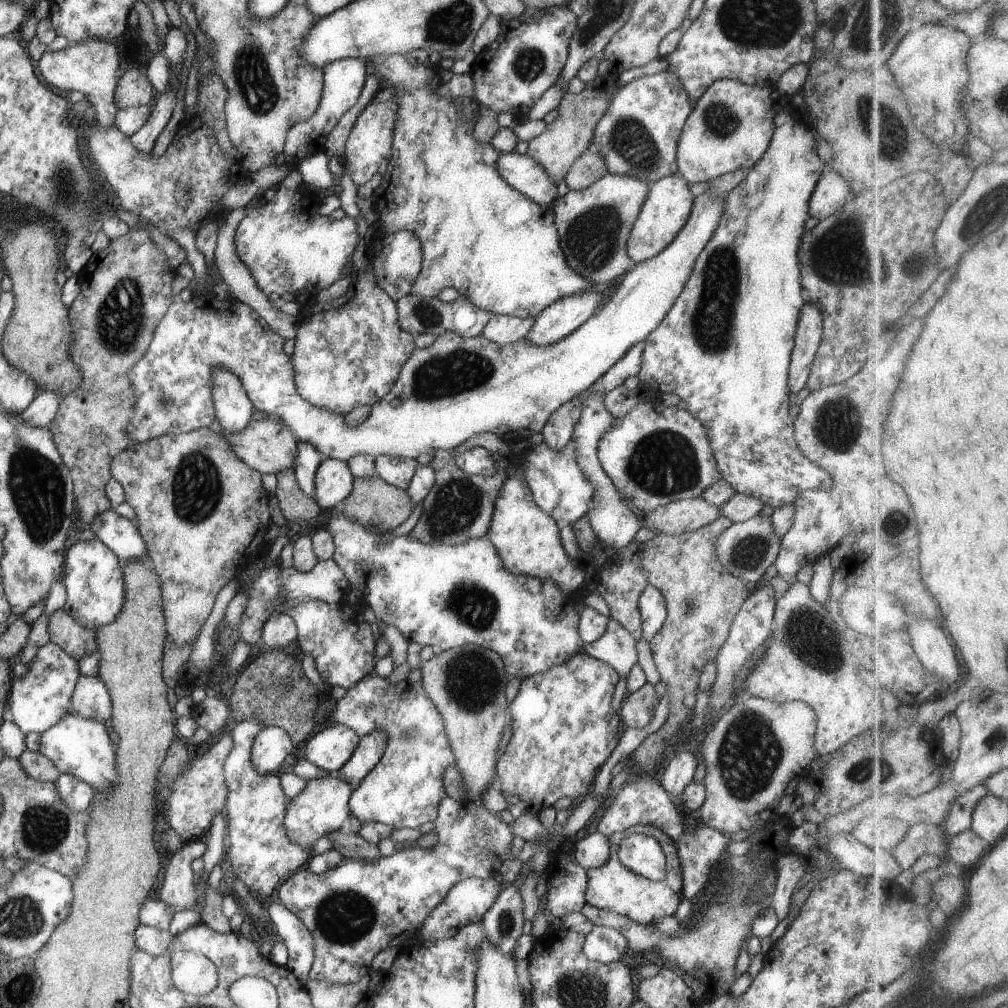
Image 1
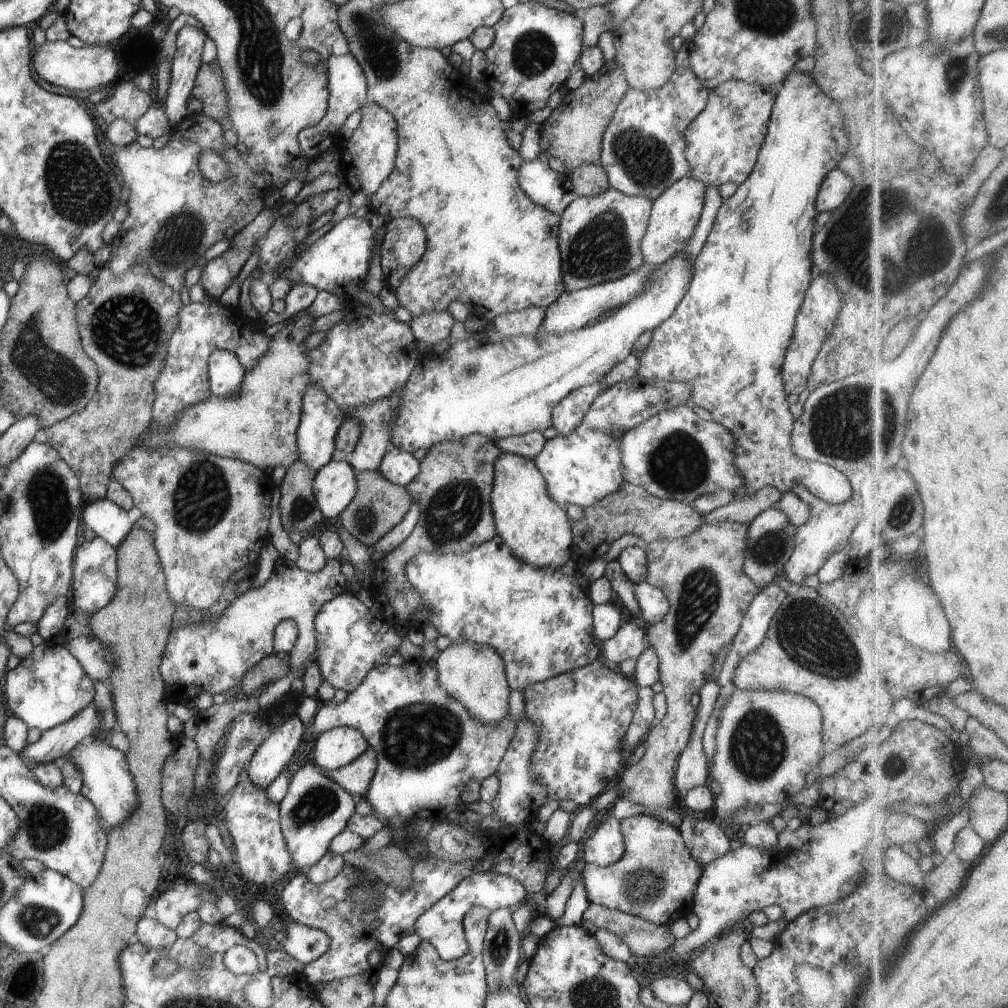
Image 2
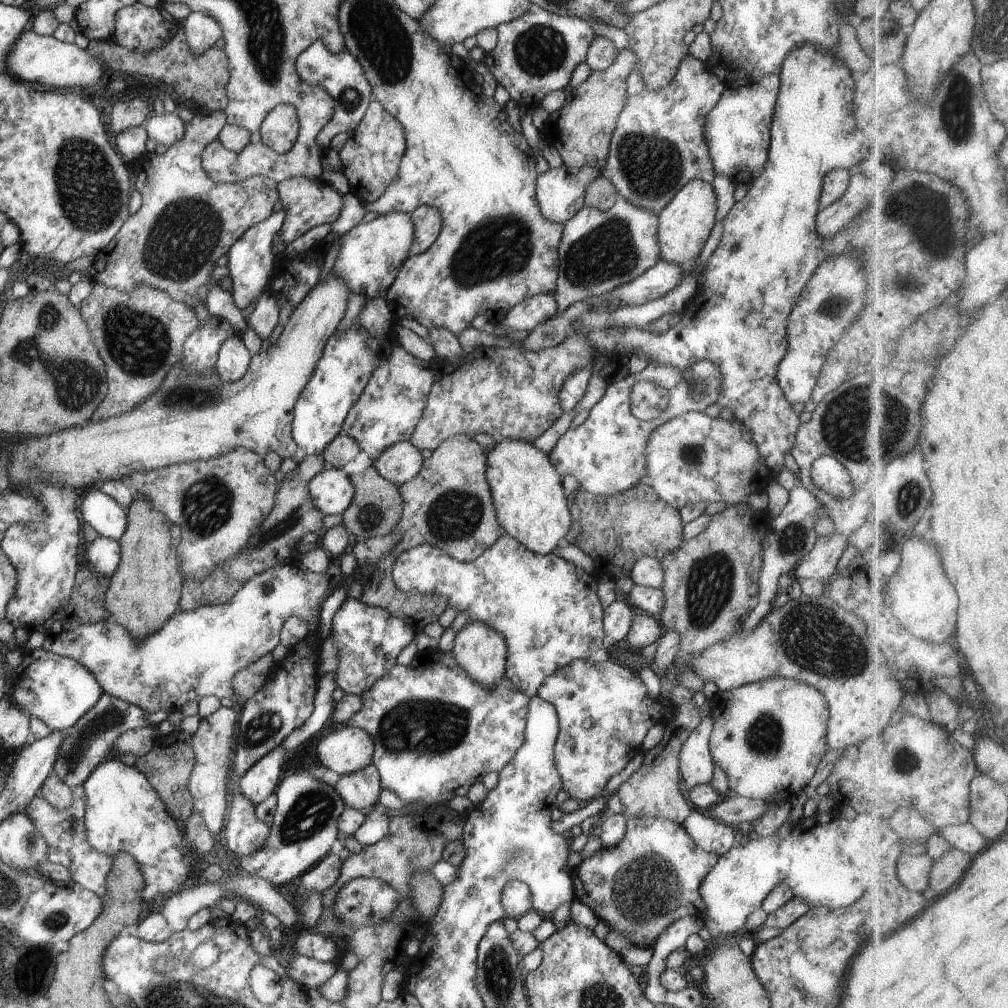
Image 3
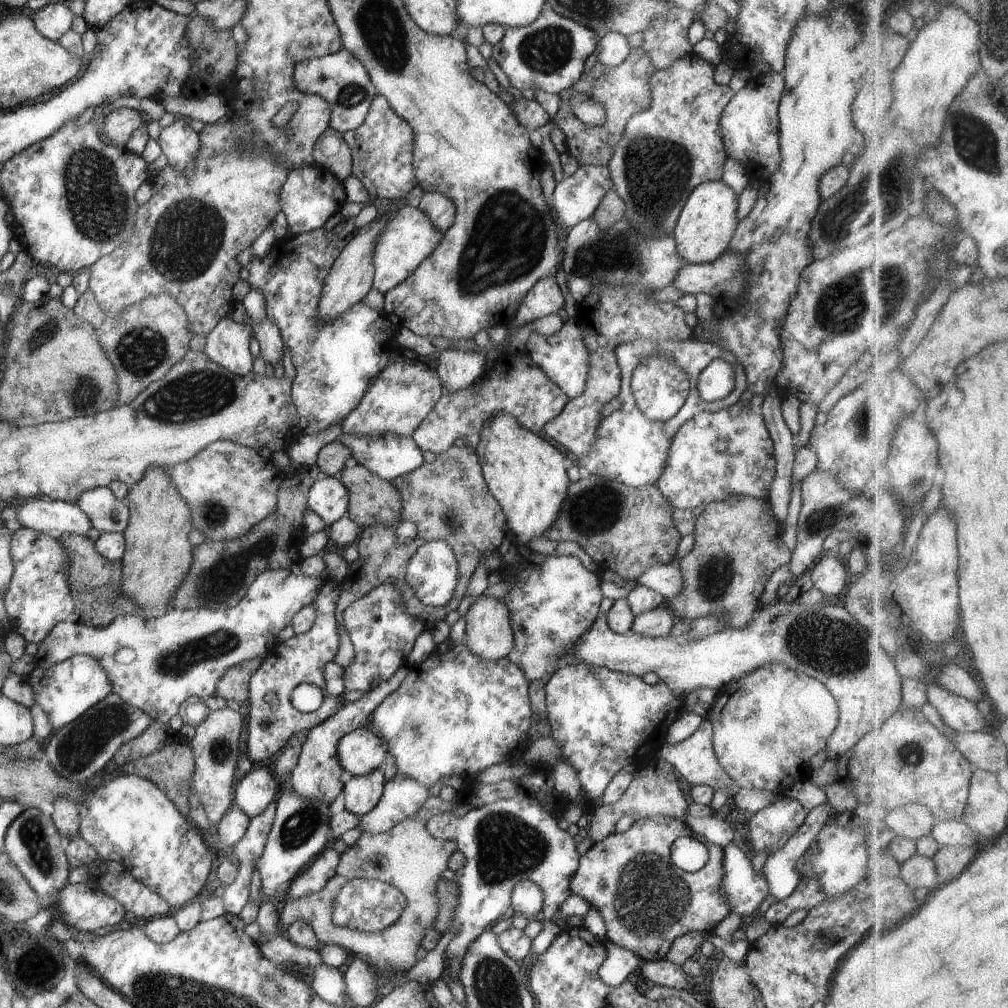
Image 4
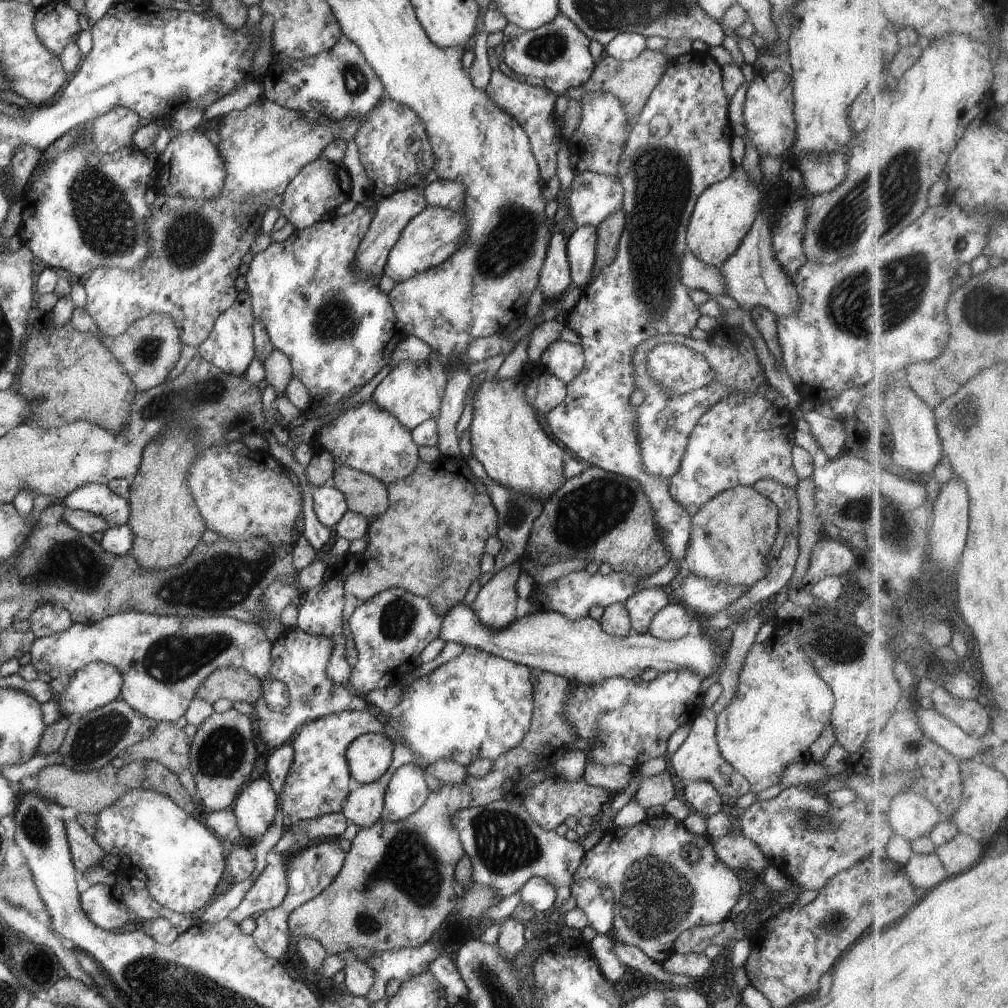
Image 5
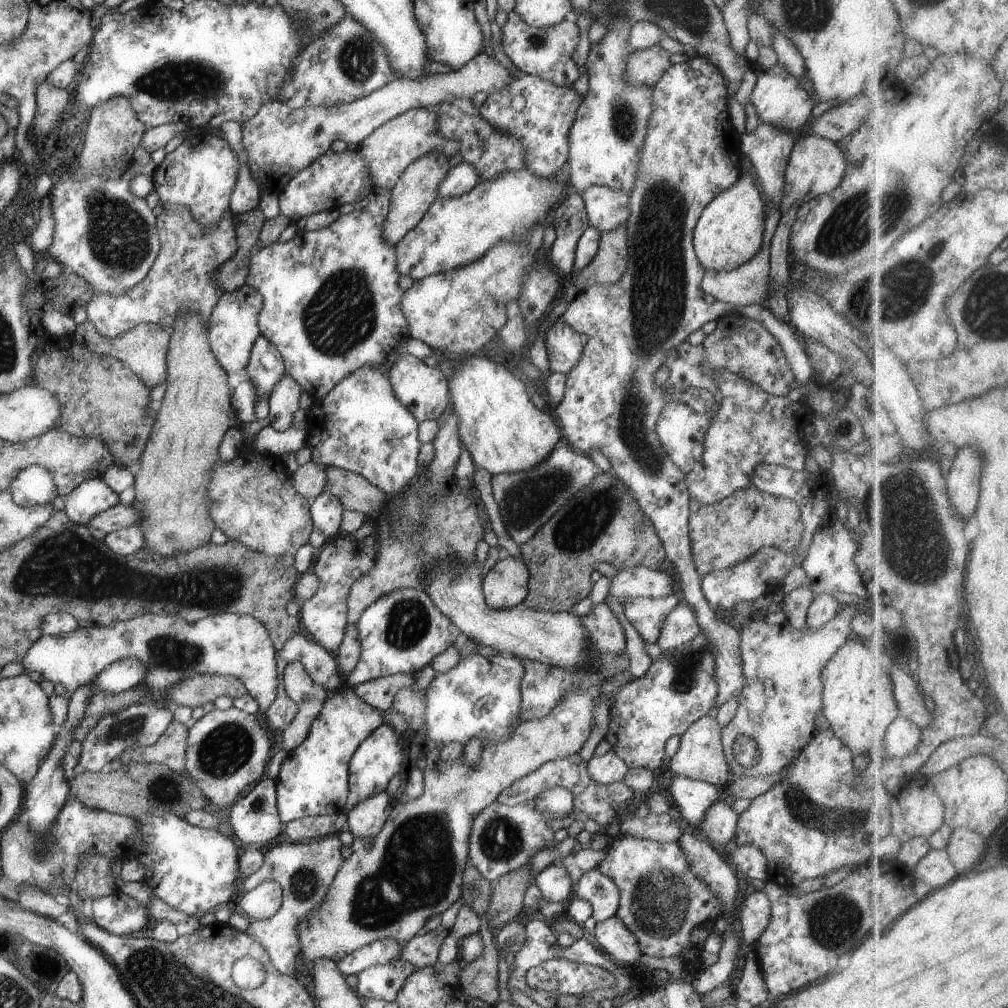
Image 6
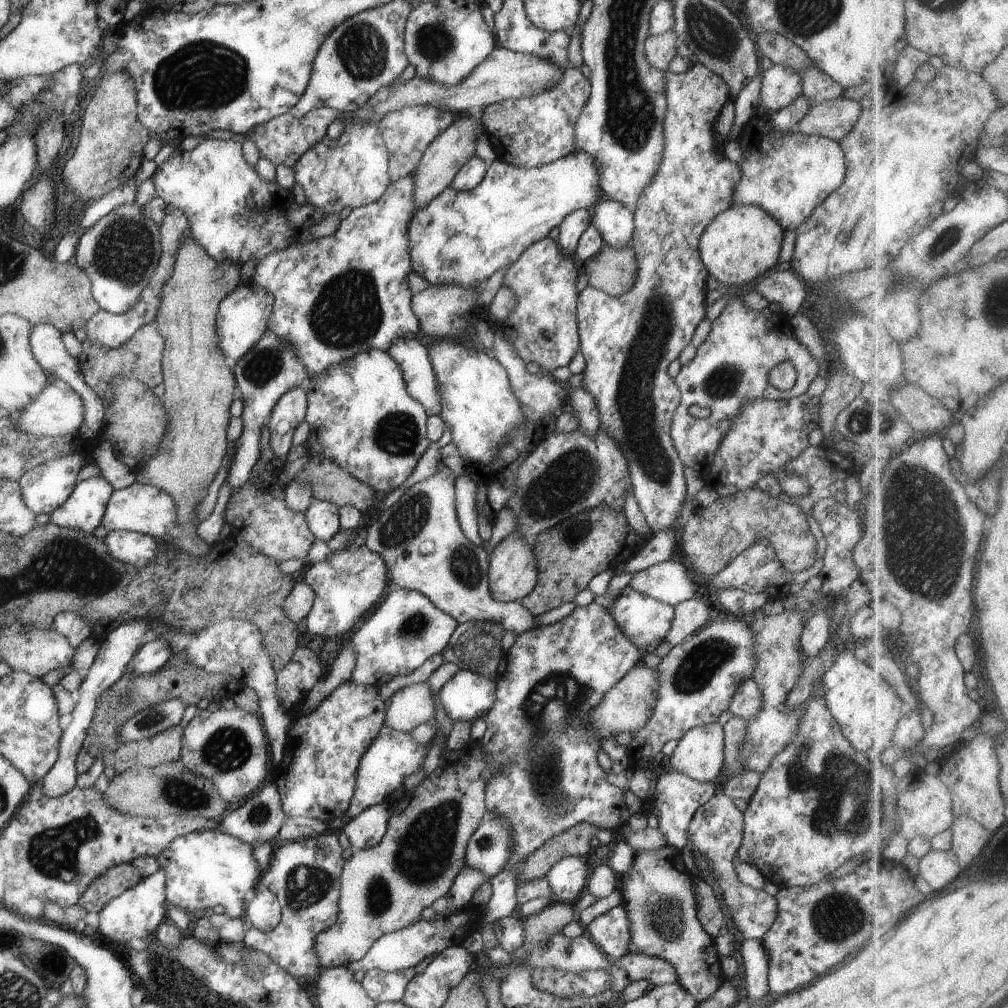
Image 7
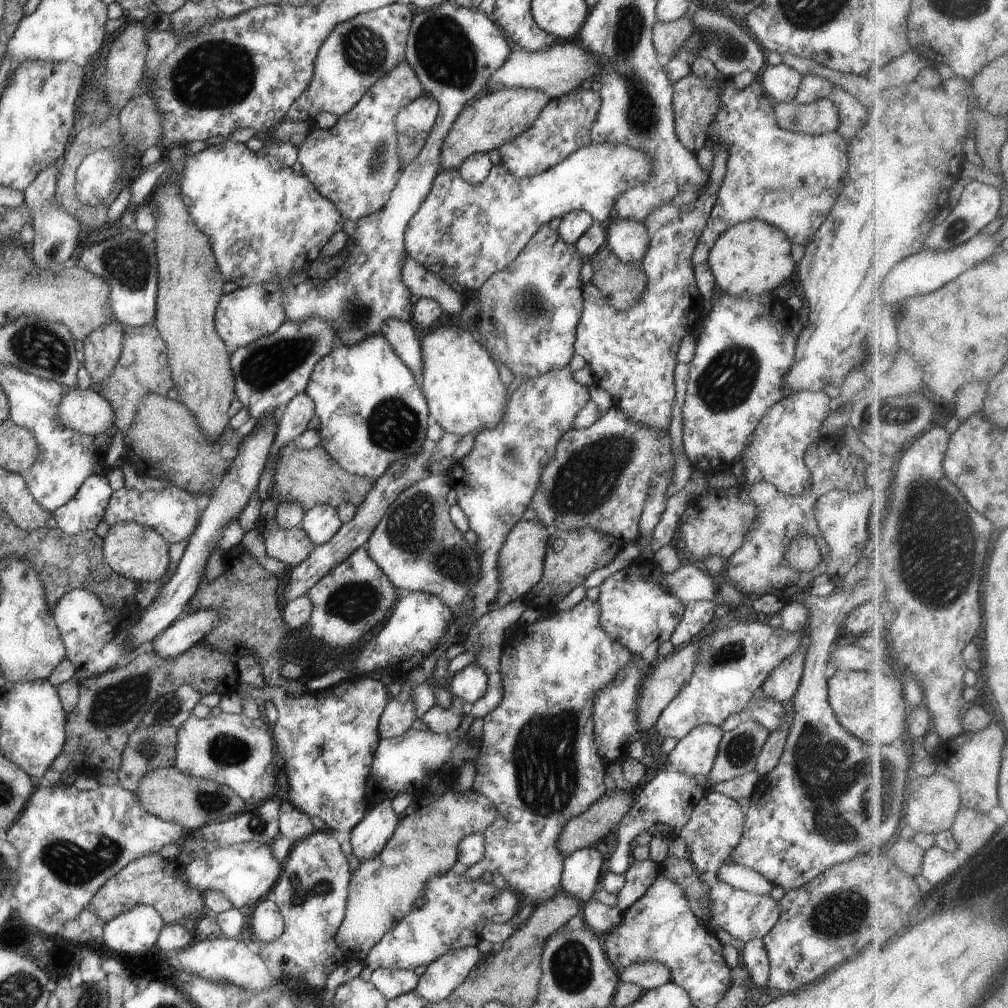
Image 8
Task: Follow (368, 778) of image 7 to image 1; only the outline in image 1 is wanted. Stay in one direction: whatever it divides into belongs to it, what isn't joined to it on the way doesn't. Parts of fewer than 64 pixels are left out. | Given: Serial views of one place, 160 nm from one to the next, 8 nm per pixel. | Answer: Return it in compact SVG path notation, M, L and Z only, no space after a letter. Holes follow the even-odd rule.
M328 725L316 730L316 735L312 736L306 744L306 758L318 768L328 774L334 774L340 770L350 760L350 756L361 739L361 731L352 725Z

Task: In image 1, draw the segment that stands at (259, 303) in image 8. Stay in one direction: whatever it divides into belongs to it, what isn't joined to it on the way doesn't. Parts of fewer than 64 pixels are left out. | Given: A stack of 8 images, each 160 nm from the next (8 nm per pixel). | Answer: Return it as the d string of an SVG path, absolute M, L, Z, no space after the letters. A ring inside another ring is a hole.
M214 367L212 398L215 422L222 432L235 433L248 426L255 411L244 385L231 370Z

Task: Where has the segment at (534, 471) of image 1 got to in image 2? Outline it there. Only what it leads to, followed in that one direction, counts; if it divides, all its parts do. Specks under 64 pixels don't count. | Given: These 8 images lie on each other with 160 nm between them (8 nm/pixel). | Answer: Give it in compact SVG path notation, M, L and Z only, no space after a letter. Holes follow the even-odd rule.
M640 375L618 382L601 392L591 404L578 428L546 441L534 462L544 475L551 499L561 507L576 504L583 509L616 492L625 482L621 469L621 438L613 437L617 429L624 434L655 414L685 405L693 388L680 381L646 381Z

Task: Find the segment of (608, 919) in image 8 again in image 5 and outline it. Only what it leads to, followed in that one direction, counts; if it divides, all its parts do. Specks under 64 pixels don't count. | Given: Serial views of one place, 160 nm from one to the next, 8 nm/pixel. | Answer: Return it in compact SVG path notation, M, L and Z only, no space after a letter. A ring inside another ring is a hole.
M614 940L613 949L627 968L638 970L646 976L653 976L657 982L670 984L674 987L686 987L686 984L692 980L692 977L688 975L675 975L666 972L660 963L654 962L637 946Z

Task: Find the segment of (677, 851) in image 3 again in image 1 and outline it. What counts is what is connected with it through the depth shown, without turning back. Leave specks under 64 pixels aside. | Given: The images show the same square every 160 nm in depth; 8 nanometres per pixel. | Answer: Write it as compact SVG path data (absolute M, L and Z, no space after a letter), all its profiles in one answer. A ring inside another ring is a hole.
M637 825L630 829L616 831L609 836L611 853L603 867L587 870L587 889L585 899L588 904L601 909L611 910L618 914L629 916L632 920L644 924L656 925L661 919L671 917L677 911L682 900L682 868L677 853L677 846L663 830L652 825ZM632 833L640 833L654 837L663 848L667 858L667 875L664 880L656 882L636 874L633 870L625 867L620 860L618 851L621 840Z

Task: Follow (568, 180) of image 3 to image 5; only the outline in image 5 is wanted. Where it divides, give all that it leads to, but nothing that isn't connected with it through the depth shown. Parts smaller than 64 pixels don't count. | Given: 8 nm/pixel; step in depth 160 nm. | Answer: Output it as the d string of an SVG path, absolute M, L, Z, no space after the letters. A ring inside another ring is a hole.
M590 171L576 174L569 191L569 212L577 227L604 222L607 216L623 208L624 187L616 177Z

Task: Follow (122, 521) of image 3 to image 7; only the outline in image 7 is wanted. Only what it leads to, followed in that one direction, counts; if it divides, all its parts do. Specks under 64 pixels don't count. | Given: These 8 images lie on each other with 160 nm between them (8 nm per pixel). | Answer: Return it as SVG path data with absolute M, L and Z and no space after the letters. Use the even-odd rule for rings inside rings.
M102 476L84 479L74 487L68 500L49 514L50 522L92 533L101 525L107 502L114 492L114 487Z

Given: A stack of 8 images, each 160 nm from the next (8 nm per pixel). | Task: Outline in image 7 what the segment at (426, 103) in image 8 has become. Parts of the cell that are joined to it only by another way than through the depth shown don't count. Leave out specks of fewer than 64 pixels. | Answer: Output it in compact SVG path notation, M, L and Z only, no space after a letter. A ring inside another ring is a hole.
M412 105L389 112L379 120L379 127L389 152L389 177L393 183L408 173L413 173L427 146L453 123L456 114L434 105Z

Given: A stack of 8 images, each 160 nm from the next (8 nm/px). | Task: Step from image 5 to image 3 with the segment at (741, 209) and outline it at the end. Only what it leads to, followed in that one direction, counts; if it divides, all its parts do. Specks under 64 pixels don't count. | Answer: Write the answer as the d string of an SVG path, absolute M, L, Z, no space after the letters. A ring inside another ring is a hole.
M694 179L688 181L658 215L658 240L661 258L683 267L700 256L706 239L716 224L716 193L711 183Z

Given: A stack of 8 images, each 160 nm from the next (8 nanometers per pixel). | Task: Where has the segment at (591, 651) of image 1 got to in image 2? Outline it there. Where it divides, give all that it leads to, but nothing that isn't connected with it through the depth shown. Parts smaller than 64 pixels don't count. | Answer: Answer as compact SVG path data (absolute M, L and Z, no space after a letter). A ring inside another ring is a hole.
M638 620L621 624L610 640L600 642L604 662L615 671L622 660L637 659L650 645L647 632Z

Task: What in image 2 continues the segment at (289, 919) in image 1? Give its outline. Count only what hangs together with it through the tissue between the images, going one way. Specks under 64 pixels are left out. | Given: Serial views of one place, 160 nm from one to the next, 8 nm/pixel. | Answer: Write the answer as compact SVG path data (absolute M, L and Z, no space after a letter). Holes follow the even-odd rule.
M287 923L285 934L285 951L305 966L322 956L331 945L325 932L298 923Z

